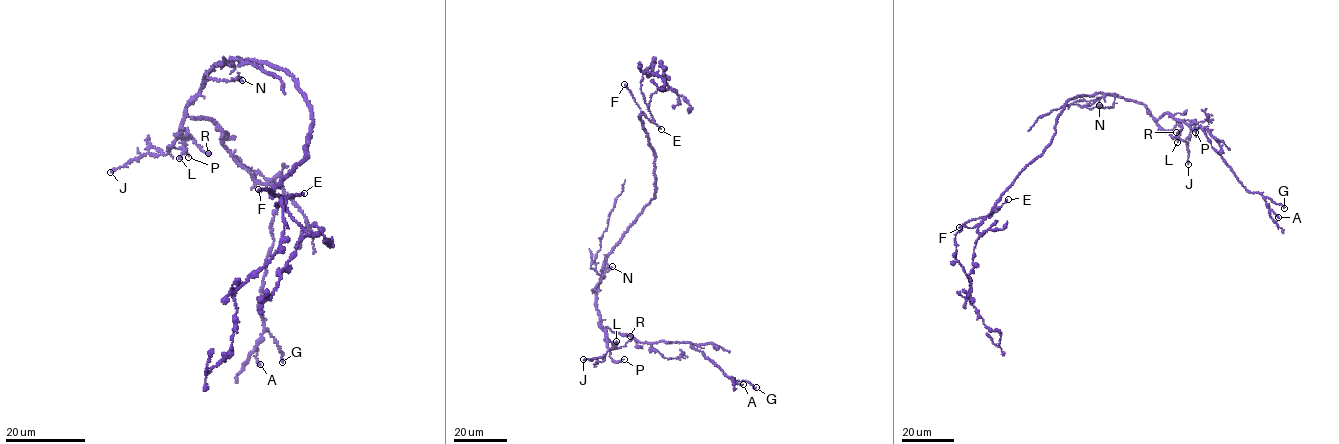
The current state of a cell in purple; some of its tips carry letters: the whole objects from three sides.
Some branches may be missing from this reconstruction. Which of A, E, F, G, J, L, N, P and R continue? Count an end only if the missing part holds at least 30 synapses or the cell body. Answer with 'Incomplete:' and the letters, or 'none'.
Incomplete: E, F

